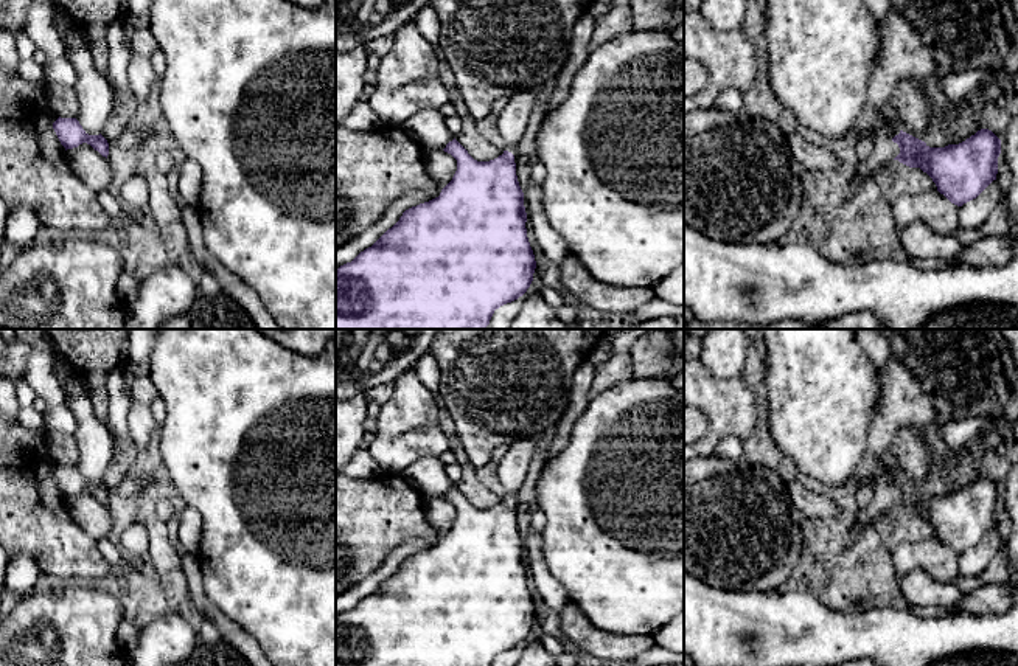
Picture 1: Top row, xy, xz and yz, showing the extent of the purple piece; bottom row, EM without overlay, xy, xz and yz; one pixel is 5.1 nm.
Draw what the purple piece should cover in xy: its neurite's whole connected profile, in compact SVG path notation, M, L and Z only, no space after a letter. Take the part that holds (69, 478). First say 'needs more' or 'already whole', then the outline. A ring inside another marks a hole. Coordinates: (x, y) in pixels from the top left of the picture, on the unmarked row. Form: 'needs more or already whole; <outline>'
already whole; M58 466L53 470L53 477L61 489L61 492L67 497L78 495L82 491L90 492L95 498L98 498L103 505L109 503L109 491L99 483L89 483L76 466Z

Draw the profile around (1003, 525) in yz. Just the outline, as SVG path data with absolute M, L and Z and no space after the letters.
M999 501L996 529L999 532L1001 543L1004 543L1010 537L1010 515L1002 501Z

